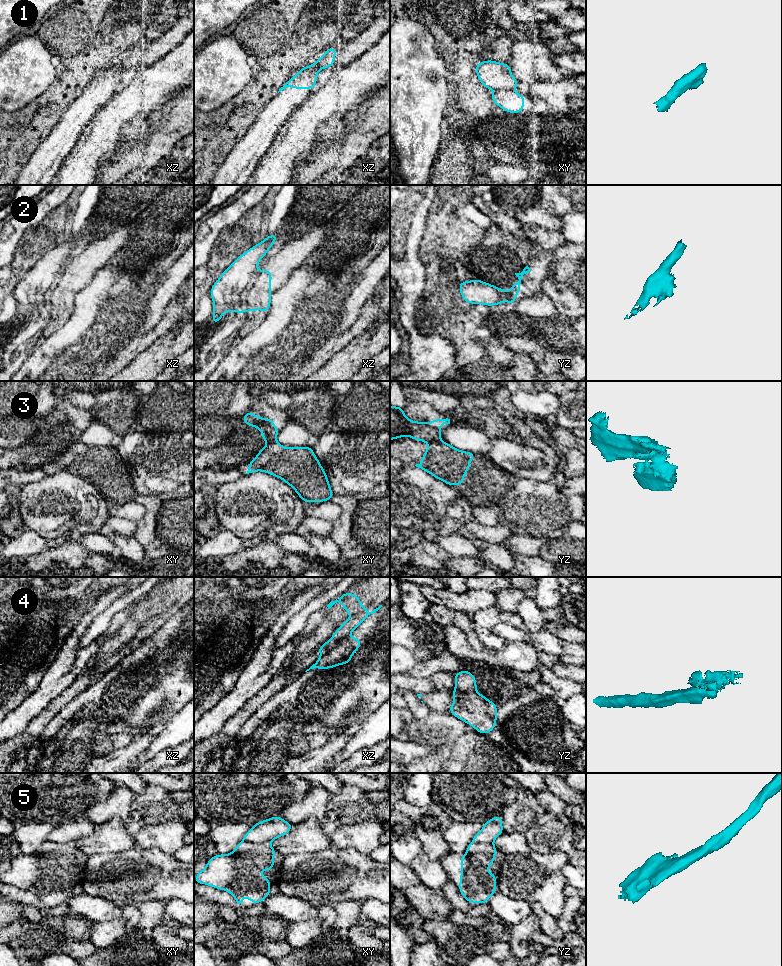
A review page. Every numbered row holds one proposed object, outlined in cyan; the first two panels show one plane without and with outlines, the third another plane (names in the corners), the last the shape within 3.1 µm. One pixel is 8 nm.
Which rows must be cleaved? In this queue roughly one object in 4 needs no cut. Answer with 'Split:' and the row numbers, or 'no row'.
Split: 1, 2, 3, 4, 5

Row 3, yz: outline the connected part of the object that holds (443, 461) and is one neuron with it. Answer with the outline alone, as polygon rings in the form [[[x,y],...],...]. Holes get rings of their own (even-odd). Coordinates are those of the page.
[[[430,441],[421,463],[415,466],[449,486],[463,485],[465,474],[475,453],[460,451],[446,442]]]

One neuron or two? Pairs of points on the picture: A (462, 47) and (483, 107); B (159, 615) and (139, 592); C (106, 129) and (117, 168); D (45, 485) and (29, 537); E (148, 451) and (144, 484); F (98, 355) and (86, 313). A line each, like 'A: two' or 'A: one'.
A: one
B: two
C: two
D: two
E: one
F: one

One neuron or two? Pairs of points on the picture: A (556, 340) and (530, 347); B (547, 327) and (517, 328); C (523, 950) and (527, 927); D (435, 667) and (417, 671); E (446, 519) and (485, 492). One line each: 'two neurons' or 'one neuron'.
A: one neuron
B: one neuron
C: one neuron
D: one neuron
E: two neurons

